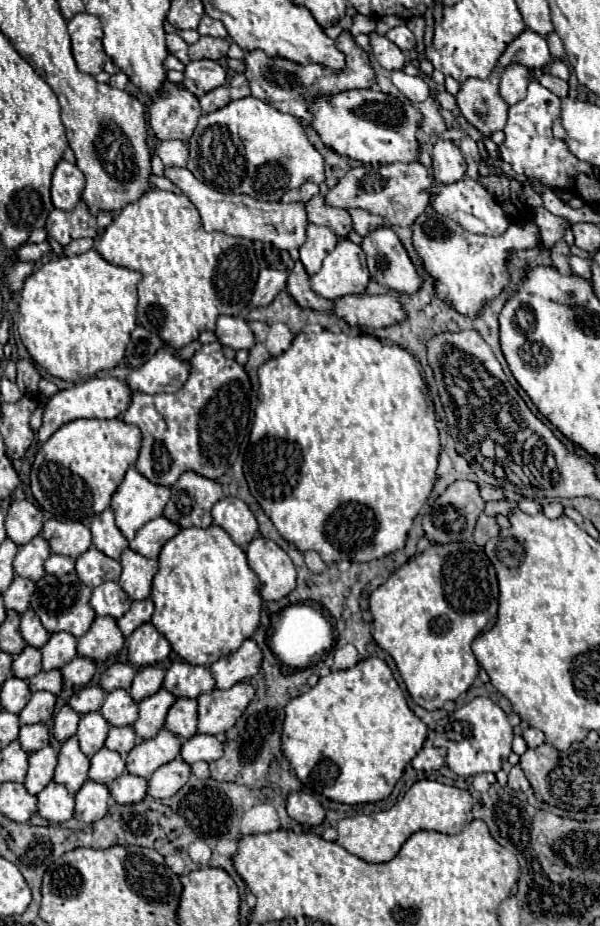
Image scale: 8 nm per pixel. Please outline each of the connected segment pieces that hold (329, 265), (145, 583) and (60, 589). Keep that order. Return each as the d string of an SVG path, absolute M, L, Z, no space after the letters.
M339 239L337 247L323 259L319 273L311 275L311 289L331 301L345 295L363 295L367 283L365 253L349 239Z
M127 547L121 555L121 567L123 567L119 579L121 589L131 597L131 601L147 599L151 593L153 575L157 573L157 561L147 559Z
M69 573L69 575L63 575L63 577L45 575L43 579L39 579L35 583L35 587L37 589L33 593L29 607L37 613L37 617L41 619L43 627L49 633L65 631L65 633L71 633L75 637L81 637L91 627L91 623L95 619L95 611L89 605L91 589L77 577L77 573Z

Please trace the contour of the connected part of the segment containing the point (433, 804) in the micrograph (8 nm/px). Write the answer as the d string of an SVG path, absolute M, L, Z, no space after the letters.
M427 779L417 781L405 793L405 797L399 803L395 803L389 811L357 815L357 817L347 817L339 821L337 843L345 847L349 853L361 857L363 861L387 863L399 853L403 843L417 831L437 831L437 833L447 833L447 835L461 833L469 823L471 807L473 807L473 799L469 791L443 785L437 781L427 781Z

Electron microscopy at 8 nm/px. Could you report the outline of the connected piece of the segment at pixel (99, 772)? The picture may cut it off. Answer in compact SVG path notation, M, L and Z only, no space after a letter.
M103 747L91 757L91 767L89 767L91 781L111 785L123 773L125 773L125 761L121 759L119 753Z

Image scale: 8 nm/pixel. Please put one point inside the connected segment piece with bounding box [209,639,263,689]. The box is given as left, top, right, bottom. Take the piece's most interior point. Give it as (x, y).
(240, 666)

